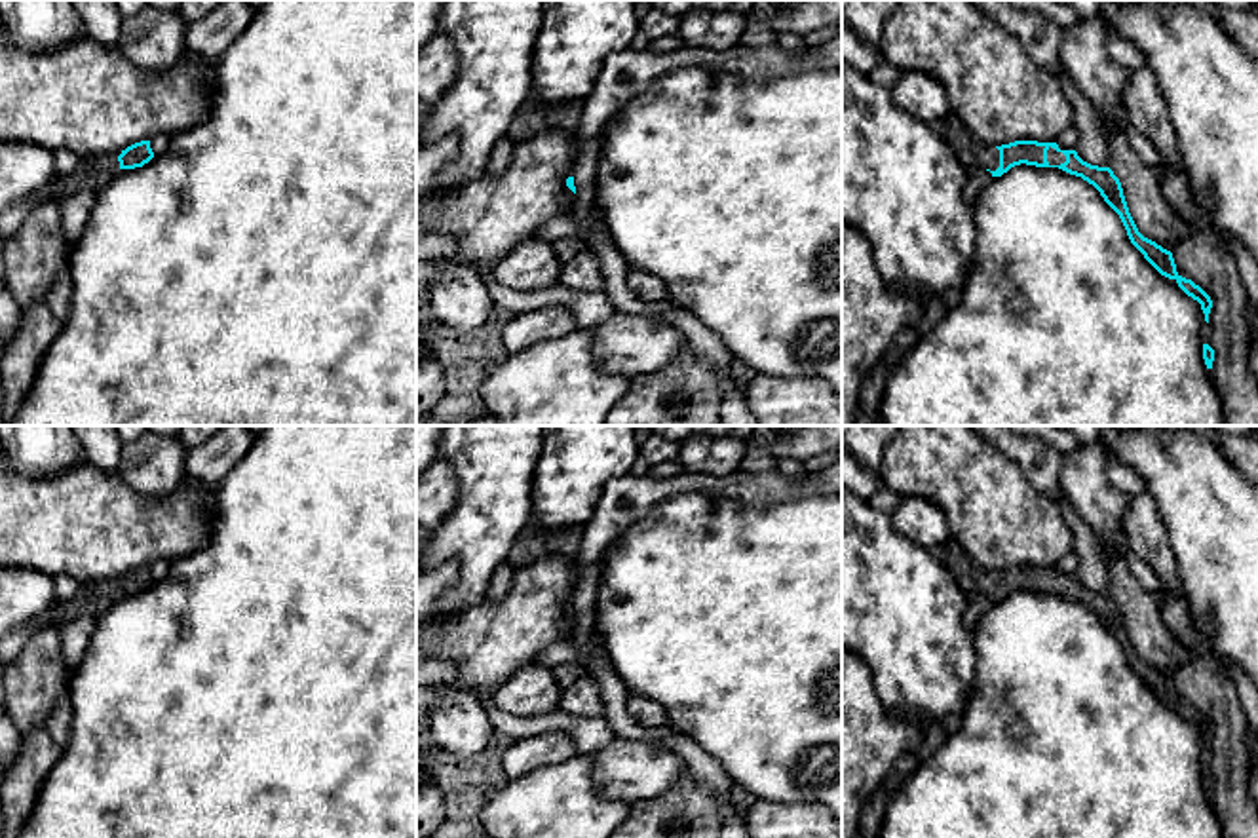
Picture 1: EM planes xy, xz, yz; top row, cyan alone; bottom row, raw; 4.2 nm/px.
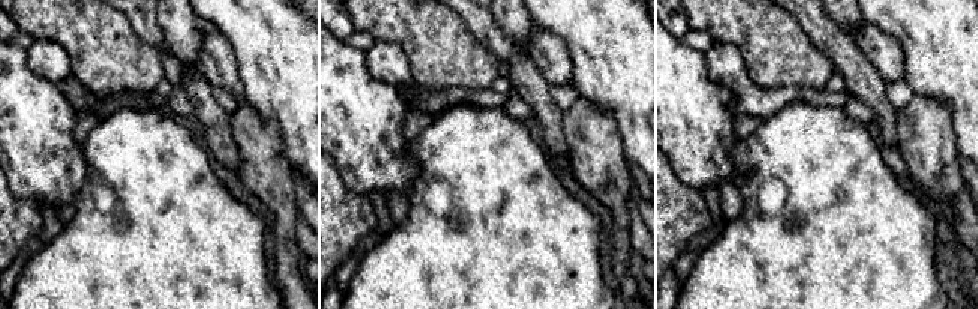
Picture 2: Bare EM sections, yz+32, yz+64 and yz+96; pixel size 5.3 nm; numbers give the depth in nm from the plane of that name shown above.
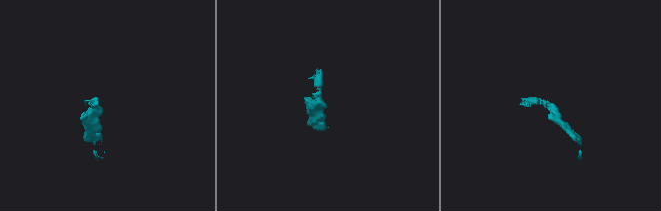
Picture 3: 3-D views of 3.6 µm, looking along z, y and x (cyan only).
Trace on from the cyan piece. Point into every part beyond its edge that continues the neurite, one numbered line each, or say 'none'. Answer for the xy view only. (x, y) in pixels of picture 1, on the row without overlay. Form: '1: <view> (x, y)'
1: xy (94, 597)

